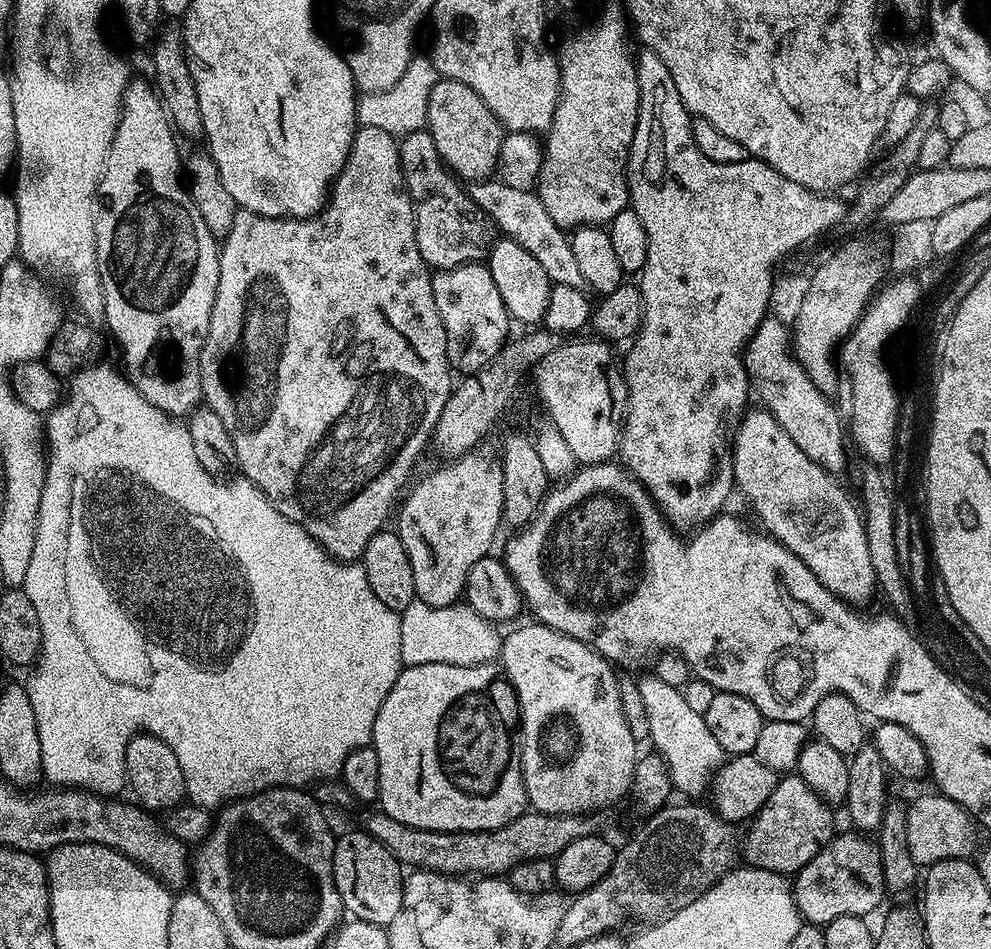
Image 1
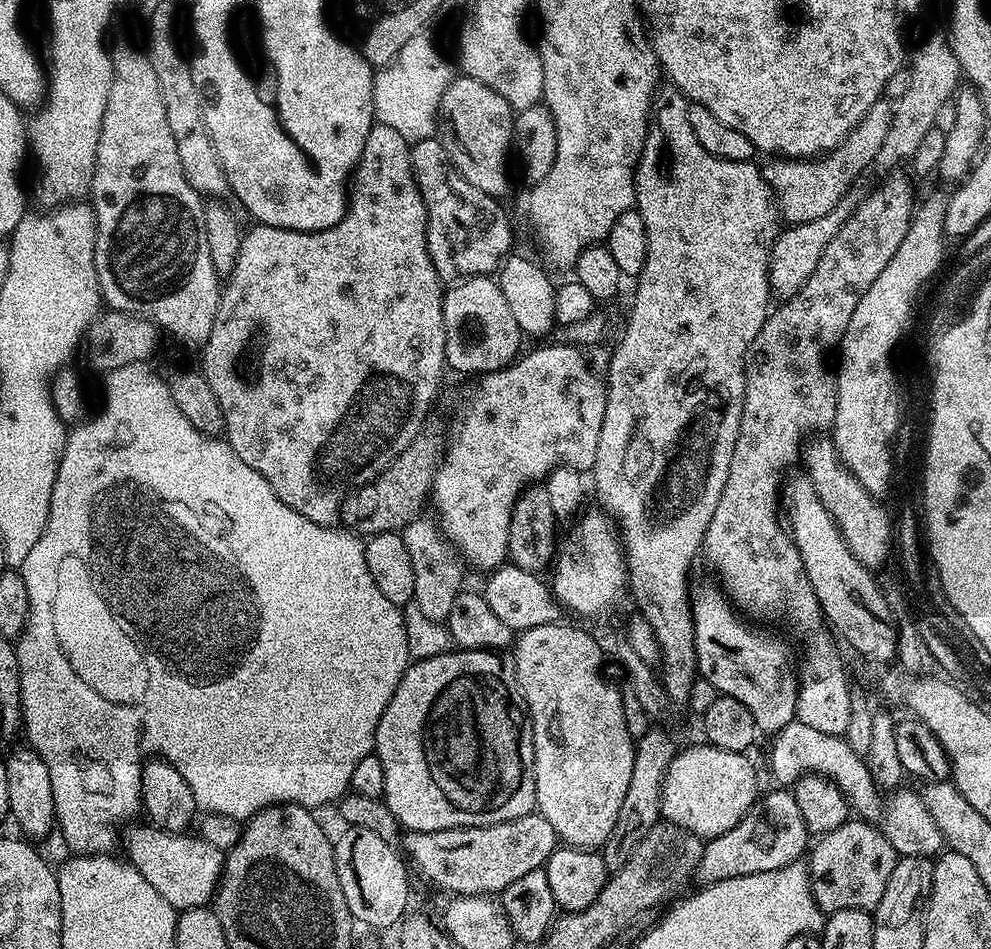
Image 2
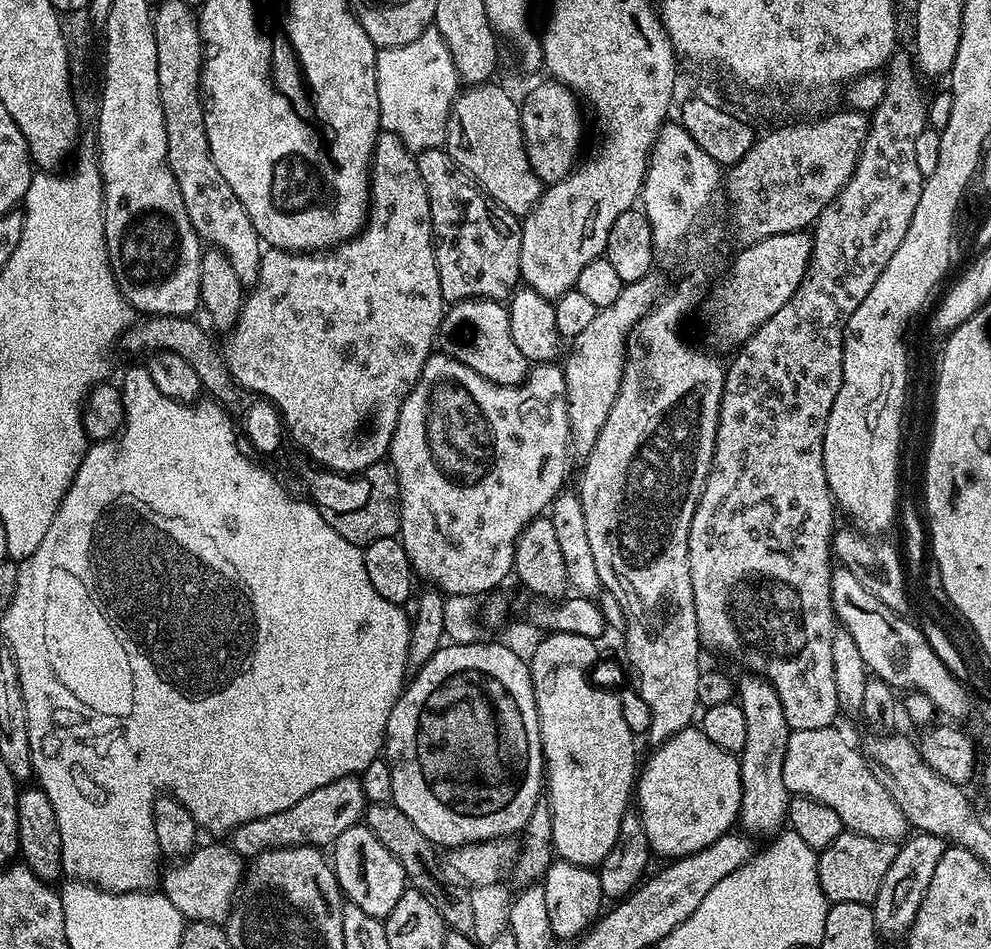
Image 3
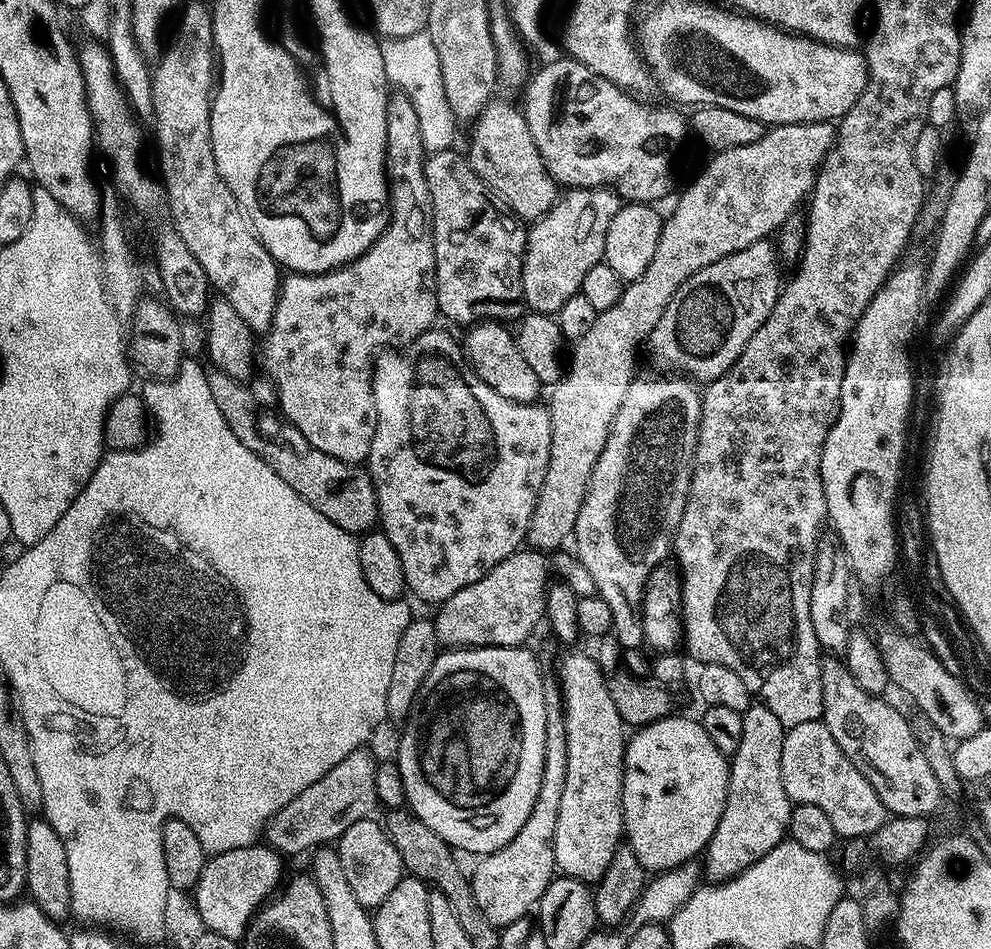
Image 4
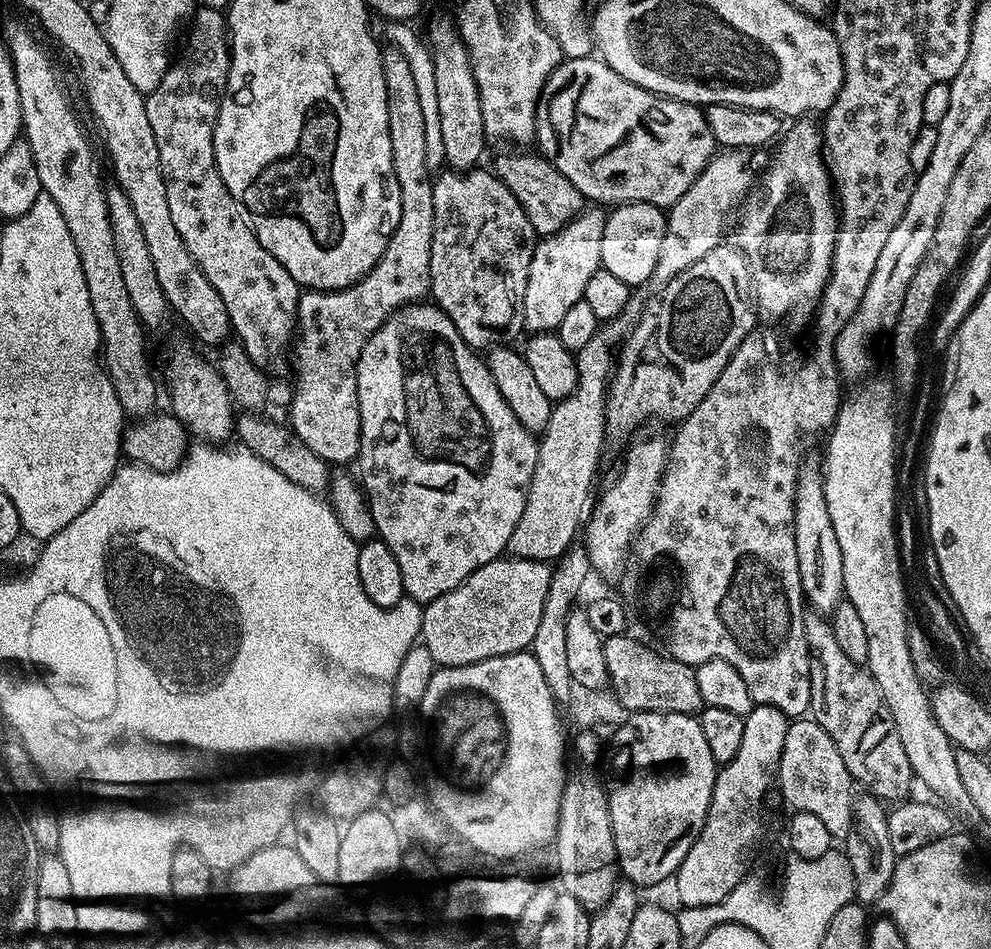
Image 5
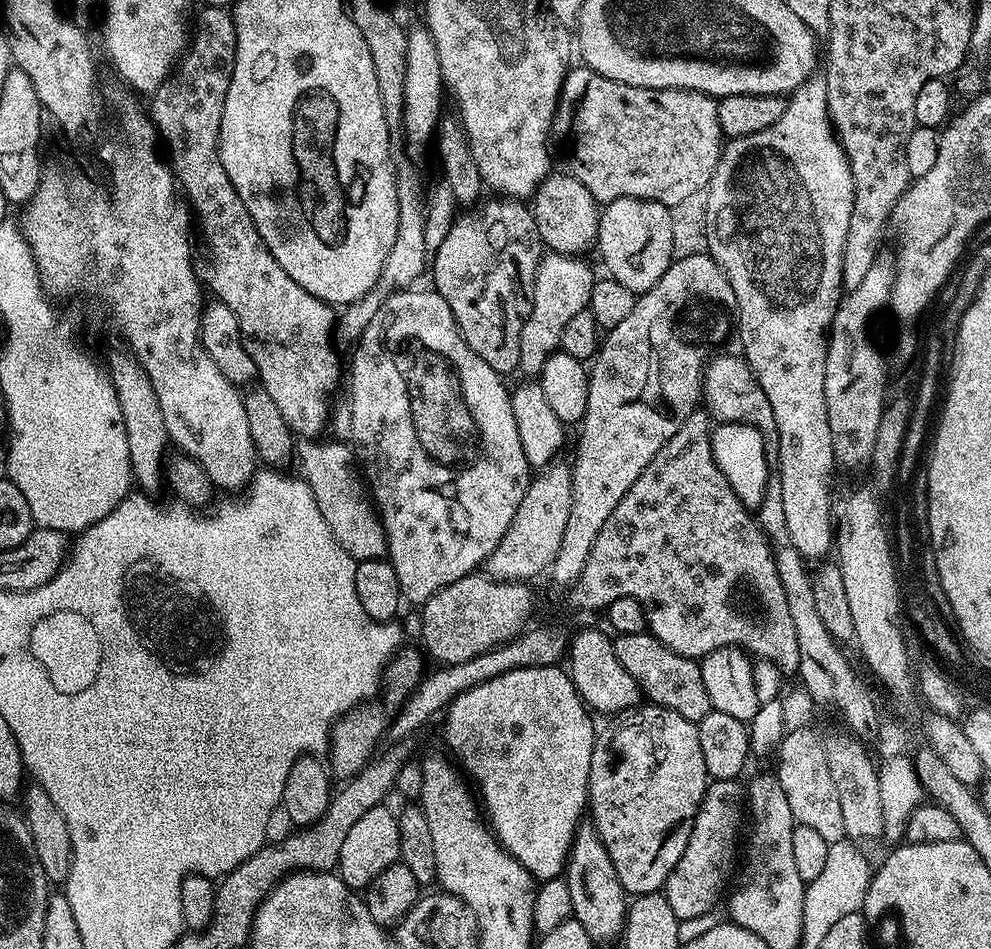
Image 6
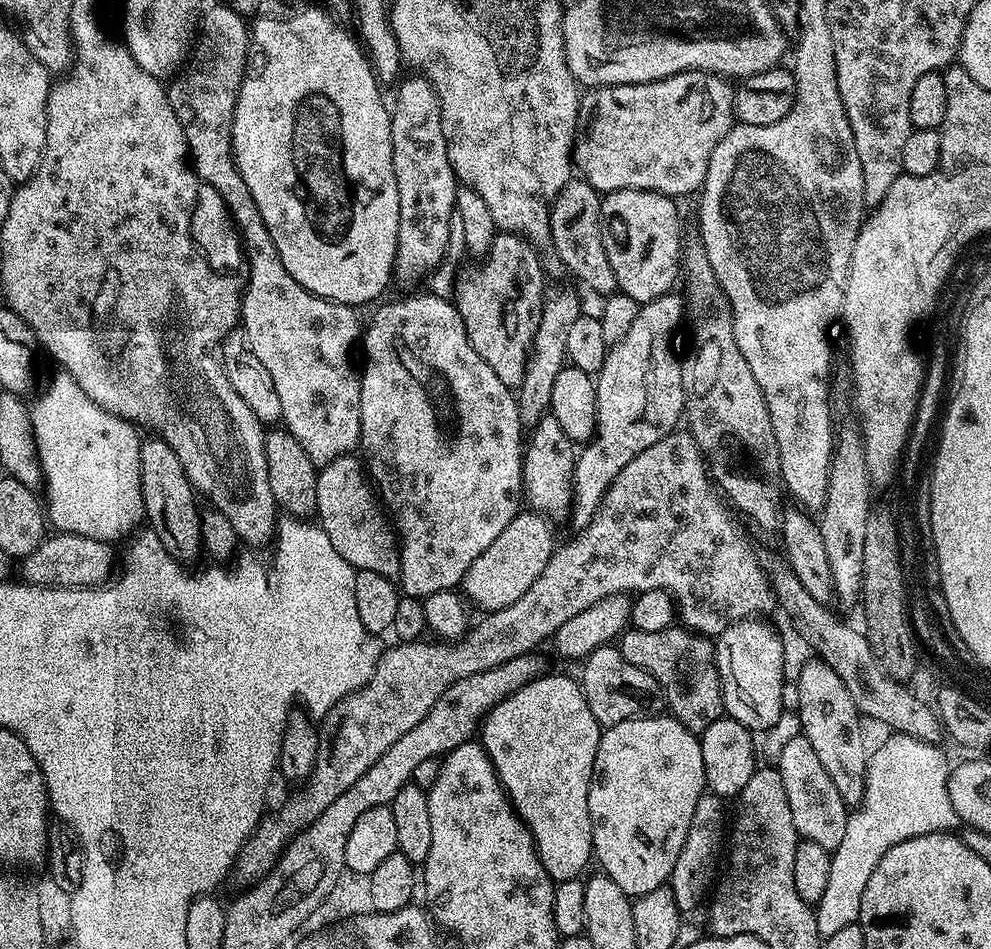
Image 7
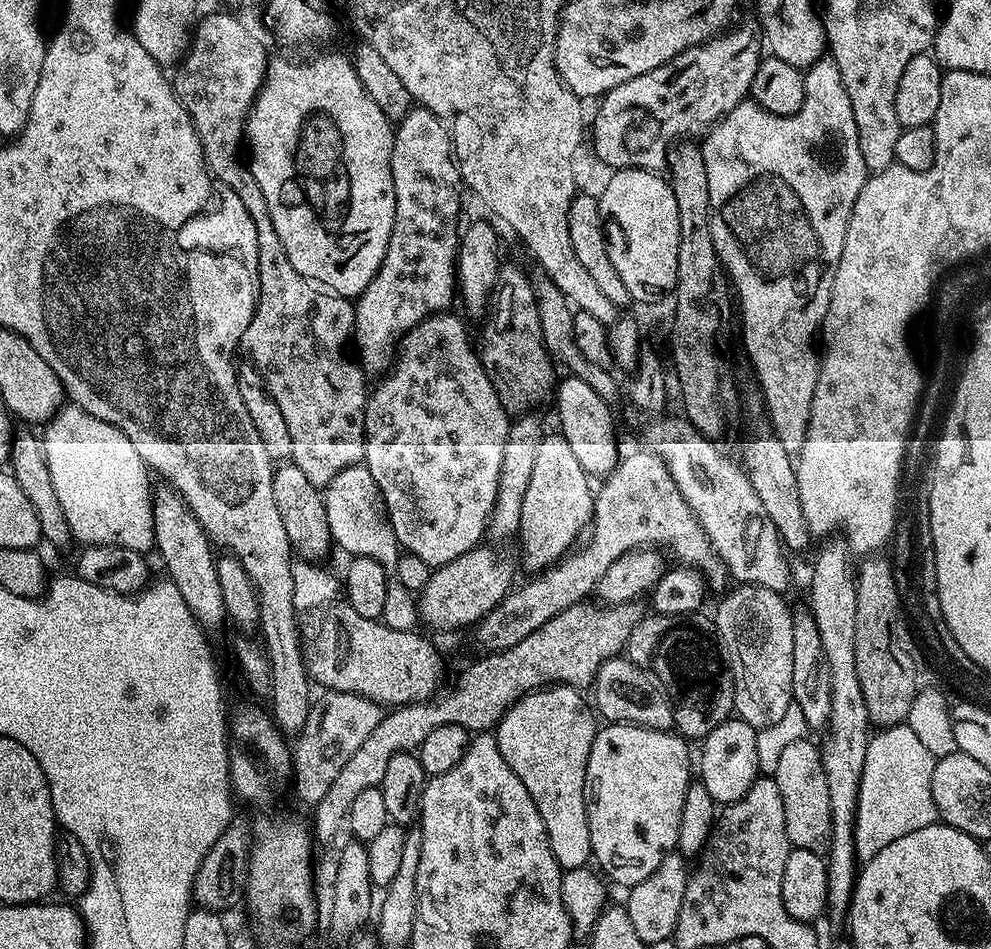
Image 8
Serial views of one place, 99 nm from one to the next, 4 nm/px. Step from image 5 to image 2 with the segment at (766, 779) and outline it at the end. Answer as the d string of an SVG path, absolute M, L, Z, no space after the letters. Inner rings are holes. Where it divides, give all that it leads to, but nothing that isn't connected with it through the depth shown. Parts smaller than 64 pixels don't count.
M712 583L712 584L706 585L705 588L698 589L697 592L695 589L695 591L693 591L690 596L690 599L692 602L692 621L694 622L694 646L696 647L696 671L697 671L697 673L699 673L699 675L701 677L703 677L703 679L710 681L711 684L714 685L714 687L716 688L717 693L719 693L719 695L729 696L730 698L738 698L738 702L742 702L742 706L746 706L746 710L750 710L750 714L754 714L754 722L756 723L757 729L759 729L759 731L761 733L768 732L767 734L775 734L777 732L780 732L782 730L782 726L786 726L787 724L789 724L789 722L791 722L794 719L795 714L796 714L796 690L798 687L798 672L797 672L797 669L794 667L794 660L793 660L793 664L792 664L792 652L790 649L787 648L786 645L783 644L782 641L776 640L776 636L774 633L767 632L767 630L764 629L767 627L753 626L751 623L749 623L749 621L747 619L742 618L741 613L739 611L737 611L737 609L734 607L732 601L729 600L728 597L724 595L723 591L721 591L721 589L719 587L717 587L717 585L715 583Z

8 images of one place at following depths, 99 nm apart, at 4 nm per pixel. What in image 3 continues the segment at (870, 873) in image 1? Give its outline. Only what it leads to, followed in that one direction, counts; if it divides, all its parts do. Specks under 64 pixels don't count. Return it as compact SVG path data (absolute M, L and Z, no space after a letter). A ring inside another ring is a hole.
M847 830L840 832L818 856L818 882L828 901L832 904L875 901L882 878L886 878L886 870L890 870L890 862L894 862L896 850L897 845L890 840L866 838Z

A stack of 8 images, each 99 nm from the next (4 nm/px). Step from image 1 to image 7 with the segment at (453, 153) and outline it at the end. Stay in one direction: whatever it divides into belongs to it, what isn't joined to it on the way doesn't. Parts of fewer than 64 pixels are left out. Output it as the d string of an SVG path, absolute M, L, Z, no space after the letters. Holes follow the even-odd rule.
M582 178L569 180L566 186L553 198L550 210L550 234L552 235L551 251L589 288L592 292L600 292L601 297L611 296L617 291L614 266L610 266L610 258L604 245L604 230L600 222L600 202L602 196Z

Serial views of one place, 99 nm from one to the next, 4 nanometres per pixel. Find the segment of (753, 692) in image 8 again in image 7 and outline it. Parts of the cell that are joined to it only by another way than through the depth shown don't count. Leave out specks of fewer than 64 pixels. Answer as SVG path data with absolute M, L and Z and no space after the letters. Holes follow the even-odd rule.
M760 618L733 620L732 624L726 626L726 630L722 630L714 640L724 711L731 719L737 720L749 730L767 730L778 722L782 713L780 703L784 700L784 644L780 641L779 634L762 621Z

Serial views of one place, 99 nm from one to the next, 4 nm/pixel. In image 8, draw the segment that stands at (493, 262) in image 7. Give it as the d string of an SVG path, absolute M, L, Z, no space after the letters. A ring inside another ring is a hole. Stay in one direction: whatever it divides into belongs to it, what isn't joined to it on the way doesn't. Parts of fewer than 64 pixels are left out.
M505 263L501 267L482 323L478 355L498 394L498 402L502 402L504 411L509 414L531 413L535 404L553 395L558 376L552 373L554 361L542 343L542 326L532 281L527 275L524 277L518 265Z

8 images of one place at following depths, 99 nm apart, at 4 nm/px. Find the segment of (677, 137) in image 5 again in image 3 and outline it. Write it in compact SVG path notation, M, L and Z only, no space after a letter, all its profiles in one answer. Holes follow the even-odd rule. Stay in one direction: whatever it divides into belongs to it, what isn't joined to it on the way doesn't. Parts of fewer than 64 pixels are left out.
M551 78L545 81L545 84L534 85L525 94L524 100L522 96L519 105L528 162L541 185L547 186L558 182L576 167L581 155L580 139L584 136L584 124L580 121L581 101L576 93Z

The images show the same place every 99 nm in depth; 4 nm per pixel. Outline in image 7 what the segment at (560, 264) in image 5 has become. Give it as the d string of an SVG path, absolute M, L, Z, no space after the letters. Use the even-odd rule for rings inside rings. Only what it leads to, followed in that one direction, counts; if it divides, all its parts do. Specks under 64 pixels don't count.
M560 288L557 292L549 291L544 301L544 309L538 322L538 330L532 339L532 346L528 353L526 370L518 381L518 387L514 395L520 423L524 426L537 424L552 407L550 393L554 391L554 378L566 367L566 334L570 330L572 321L578 319L582 314L580 300L568 288Z

